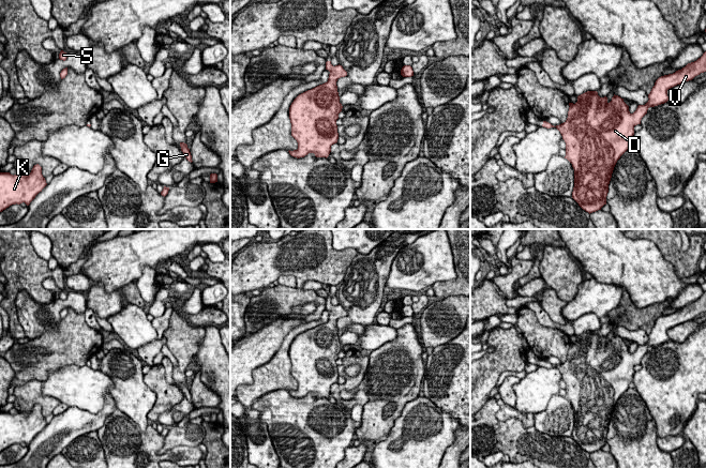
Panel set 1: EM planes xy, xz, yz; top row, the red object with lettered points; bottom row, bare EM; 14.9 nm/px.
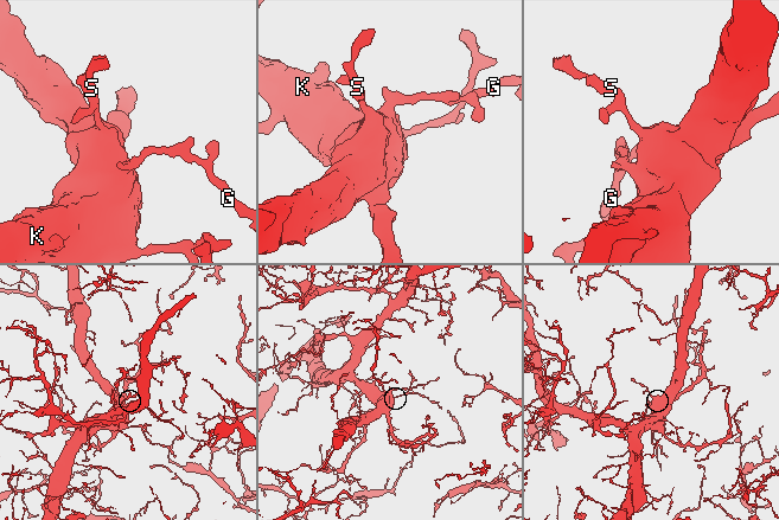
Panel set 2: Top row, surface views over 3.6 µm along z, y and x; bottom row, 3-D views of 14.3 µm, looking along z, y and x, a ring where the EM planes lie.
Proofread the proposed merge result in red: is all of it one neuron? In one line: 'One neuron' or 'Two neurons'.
One neuron

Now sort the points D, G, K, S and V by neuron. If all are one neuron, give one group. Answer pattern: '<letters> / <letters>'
D G K S V

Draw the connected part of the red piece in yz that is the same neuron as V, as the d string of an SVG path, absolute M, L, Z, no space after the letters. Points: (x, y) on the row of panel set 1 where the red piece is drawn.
M706 51L696 61L688 63L681 70L673 74L659 77L645 105L639 105L631 114L629 106L618 95L612 97L609 103L607 97L600 97L597 91L587 91L577 96L575 104L569 103L567 120L559 125L552 125L543 121L542 126L546 128L556 127L566 142L566 156L574 169L574 187L572 198L579 206L589 214L601 210L606 205L609 184L617 161L629 149L633 142L634 126L641 124L642 118L647 114L649 107L655 107L670 101L667 90L692 80L695 76L706 72Z

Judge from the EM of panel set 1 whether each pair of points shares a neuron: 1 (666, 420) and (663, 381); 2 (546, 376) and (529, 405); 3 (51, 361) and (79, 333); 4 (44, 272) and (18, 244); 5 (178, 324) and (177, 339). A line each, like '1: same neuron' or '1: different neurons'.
1: same neuron
2: same neuron
3: same neuron
4: same neuron
5: same neuron

